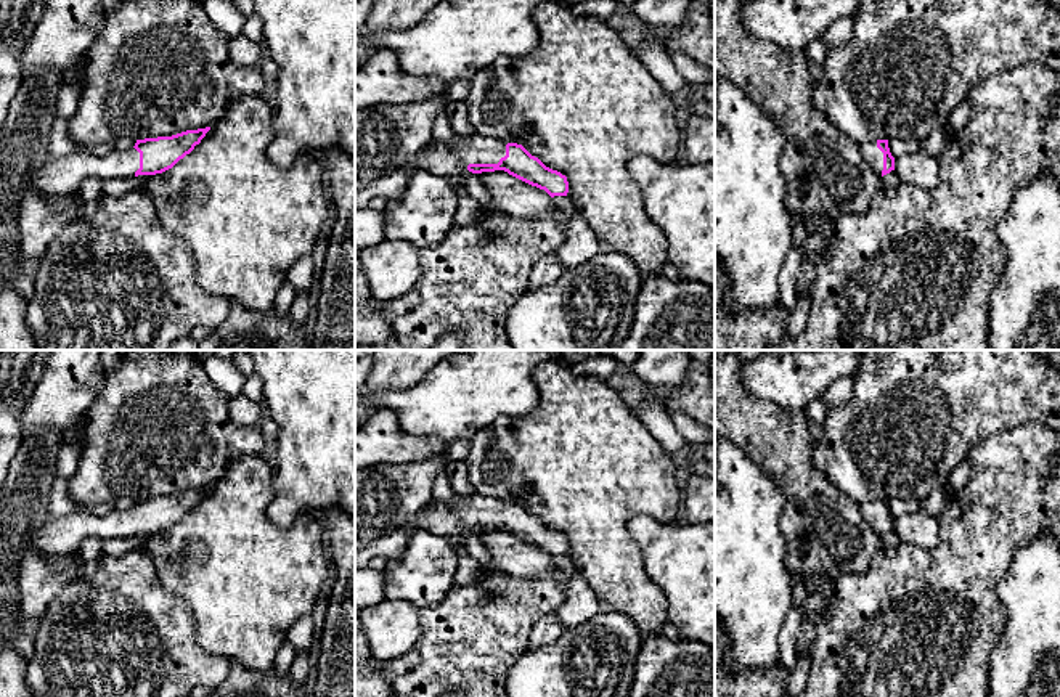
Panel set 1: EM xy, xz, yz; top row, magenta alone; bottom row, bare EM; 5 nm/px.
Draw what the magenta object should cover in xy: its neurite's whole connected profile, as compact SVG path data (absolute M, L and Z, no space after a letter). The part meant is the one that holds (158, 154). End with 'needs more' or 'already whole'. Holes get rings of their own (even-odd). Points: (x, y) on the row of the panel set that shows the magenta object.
M206 127L172 137L137 140L132 148L114 149L106 156L77 149L48 161L39 172L34 188L43 194L64 194L77 193L82 181L90 177L111 180L162 173L190 154L209 130L210 127Z; needs more

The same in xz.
M474 133L456 137L451 145L432 140L421 153L405 164L413 172L429 170L435 175L463 177L482 172L504 170L509 175L544 190L551 198L567 196L567 177L546 167L522 145Z; needs more

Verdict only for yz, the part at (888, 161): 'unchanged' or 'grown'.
grown

